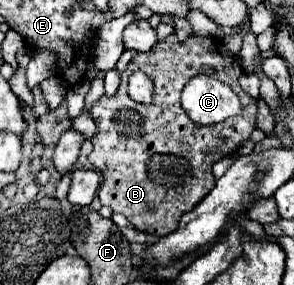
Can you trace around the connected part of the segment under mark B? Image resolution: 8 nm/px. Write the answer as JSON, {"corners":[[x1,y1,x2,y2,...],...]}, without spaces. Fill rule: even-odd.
{"corners":[[168,35,164,41,158,41,158,45,154,45,154,49,150,53,136,53,134,59,128,63,128,67,122,71,122,83,118,87,118,91,112,97,102,95,88,111,90,117,96,123,96,135,92,137,92,153,88,155,88,161,98,169,98,173,102,175,102,185,98,191,98,199,102,205,112,207,112,211,122,213,132,227,136,227,138,231,150,233,150,235,170,235,178,229,180,217,184,213,188,213,190,209,194,209,214,187,216,177,212,173,212,165,216,161,220,161,222,157,234,153,244,141,250,139,250,133,256,129,256,115,258,115,258,99,246,95,242,91,242,87,238,85,238,77,244,73,240,61,236,55,232,55,226,45,222,43,222,39,218,37,188,37,184,43,180,43,176,39,176,35],[132,71,144,71,146,75,150,75,154,79,154,101,150,105,142,105,130,99,126,85,128,85,128,75],[198,73,210,75,226,85,230,85,244,109,240,117,230,117,226,121,214,123,214,125,198,125,194,123,186,111,180,105,180,93,184,89,184,85,196,77]]}

